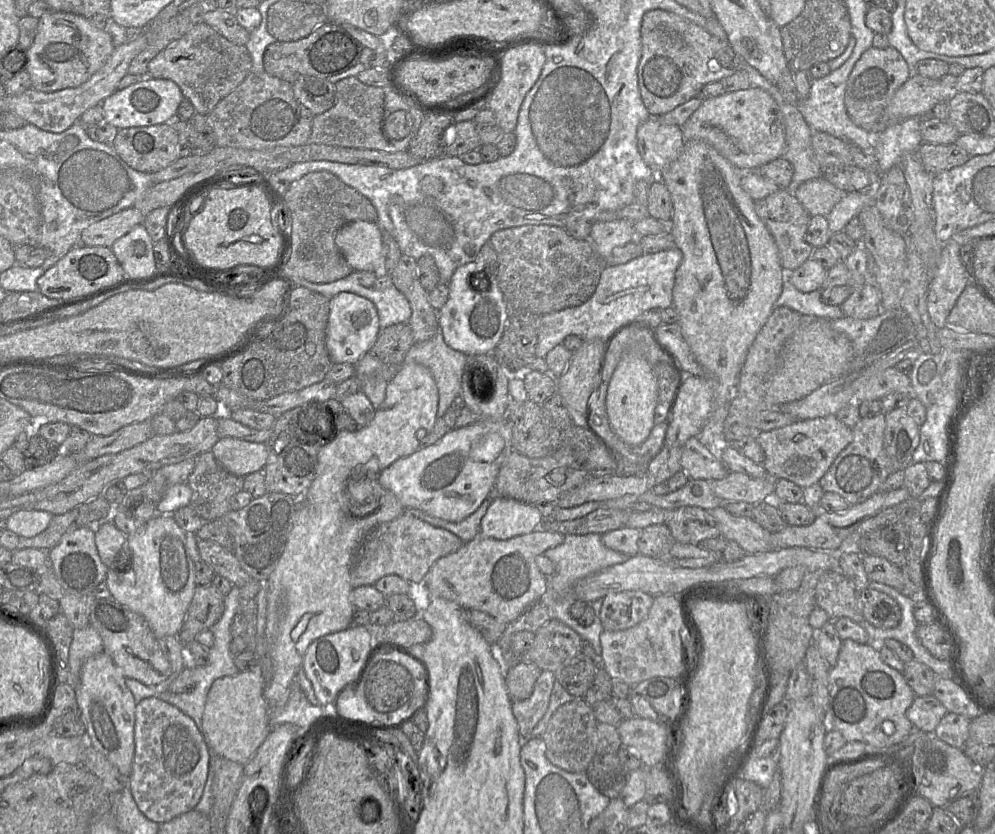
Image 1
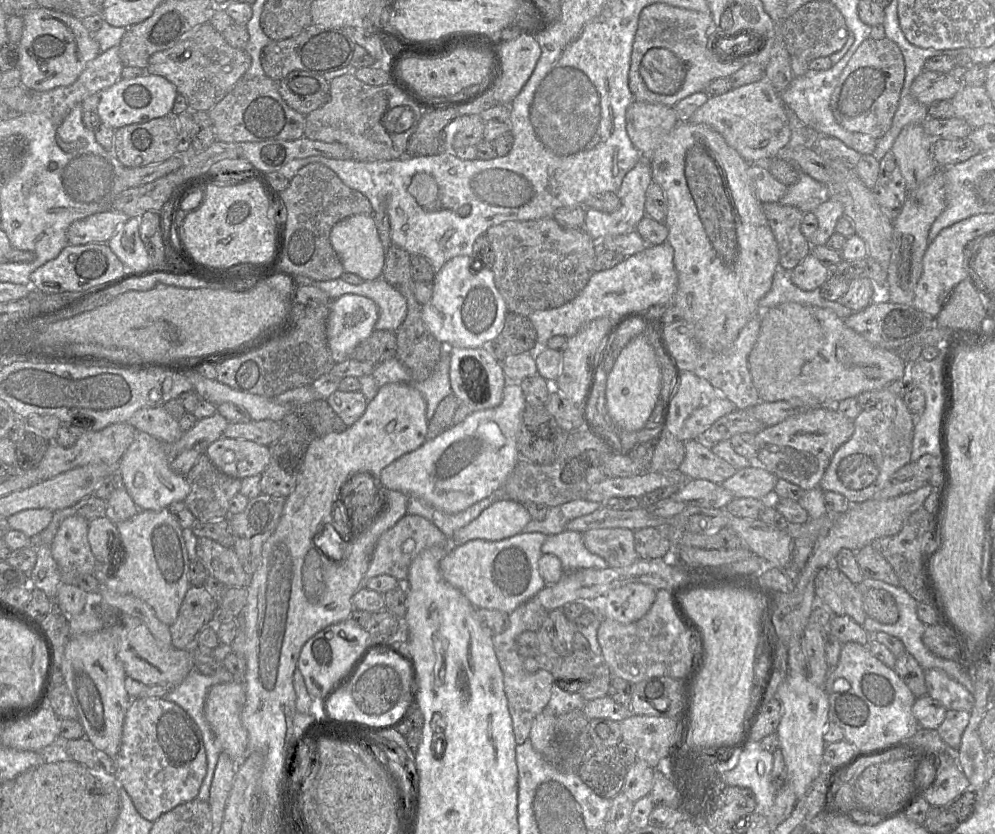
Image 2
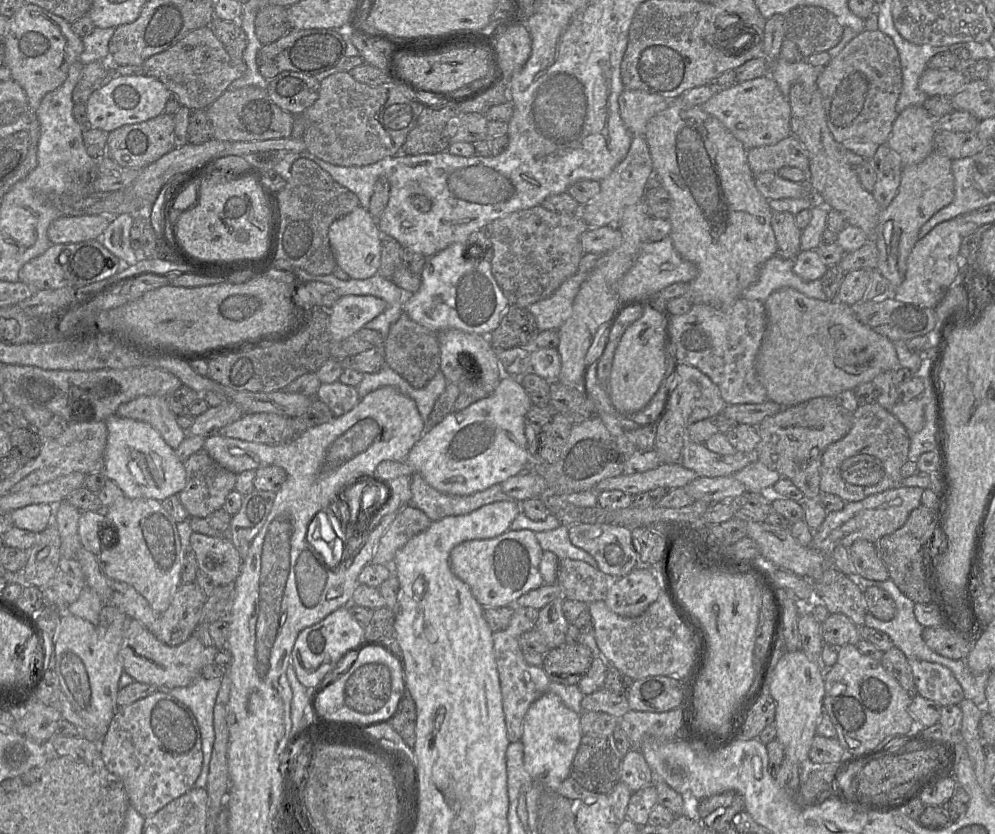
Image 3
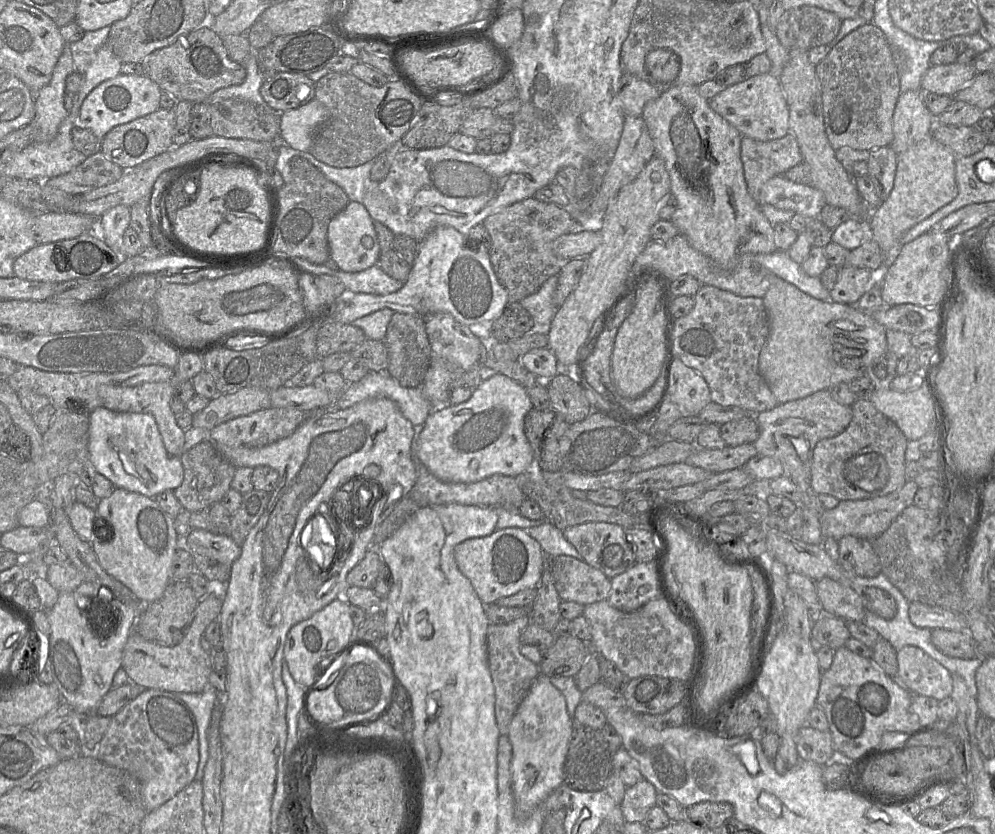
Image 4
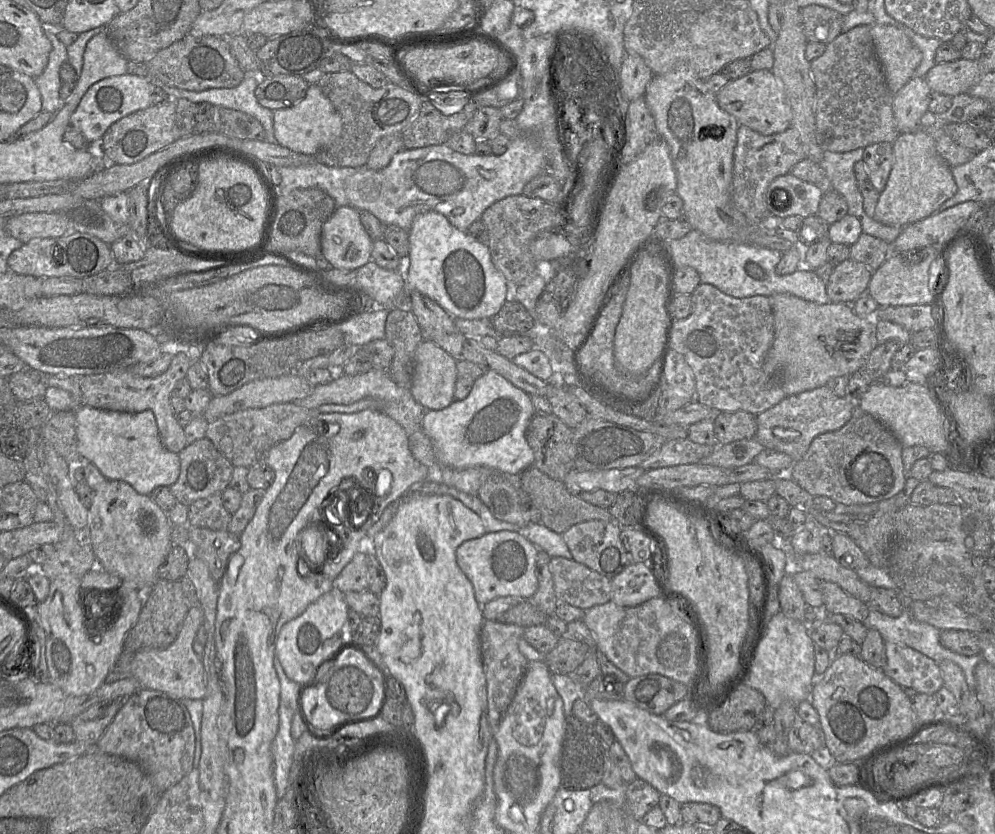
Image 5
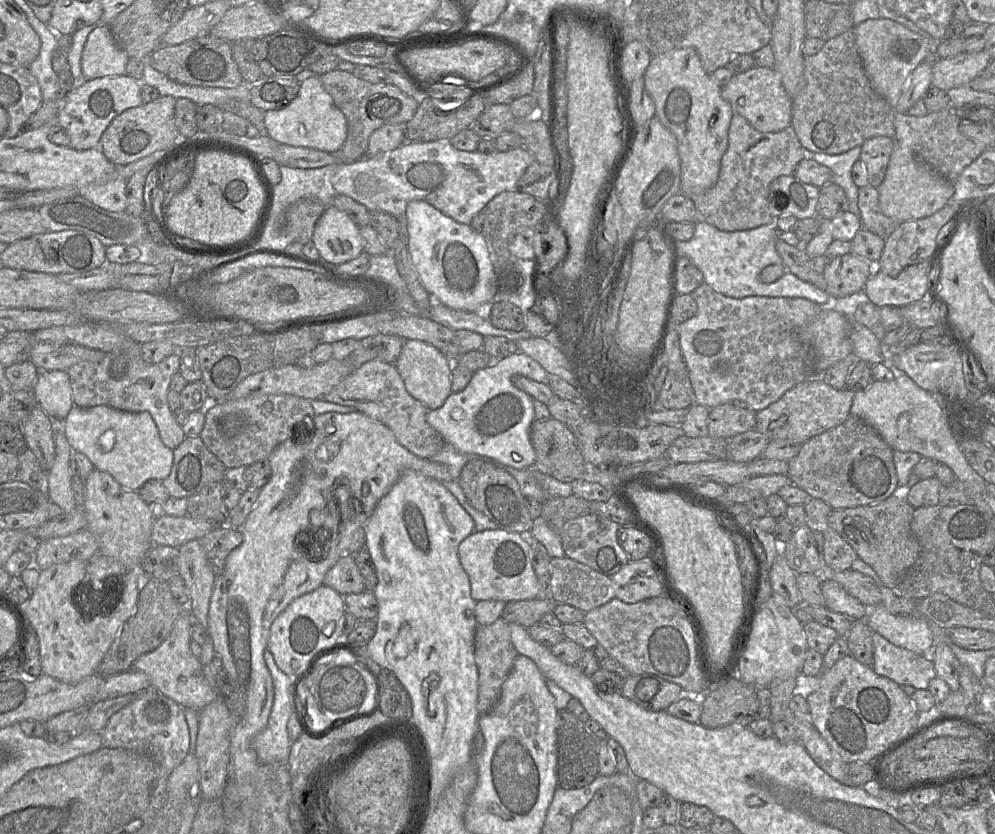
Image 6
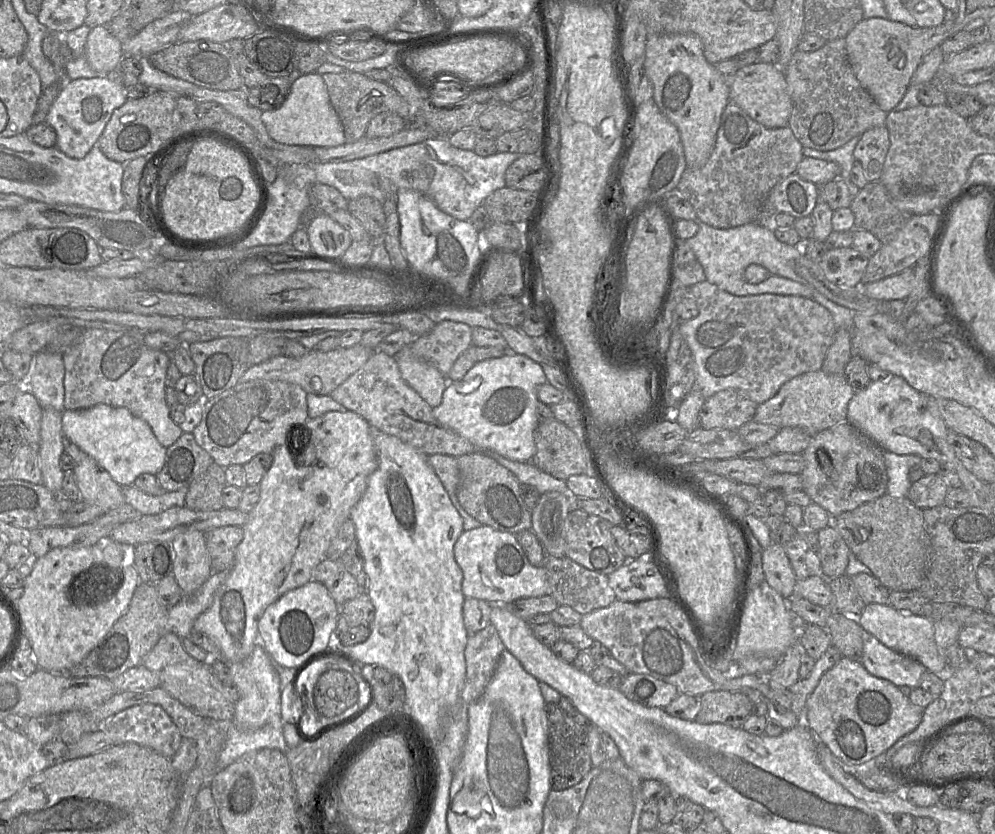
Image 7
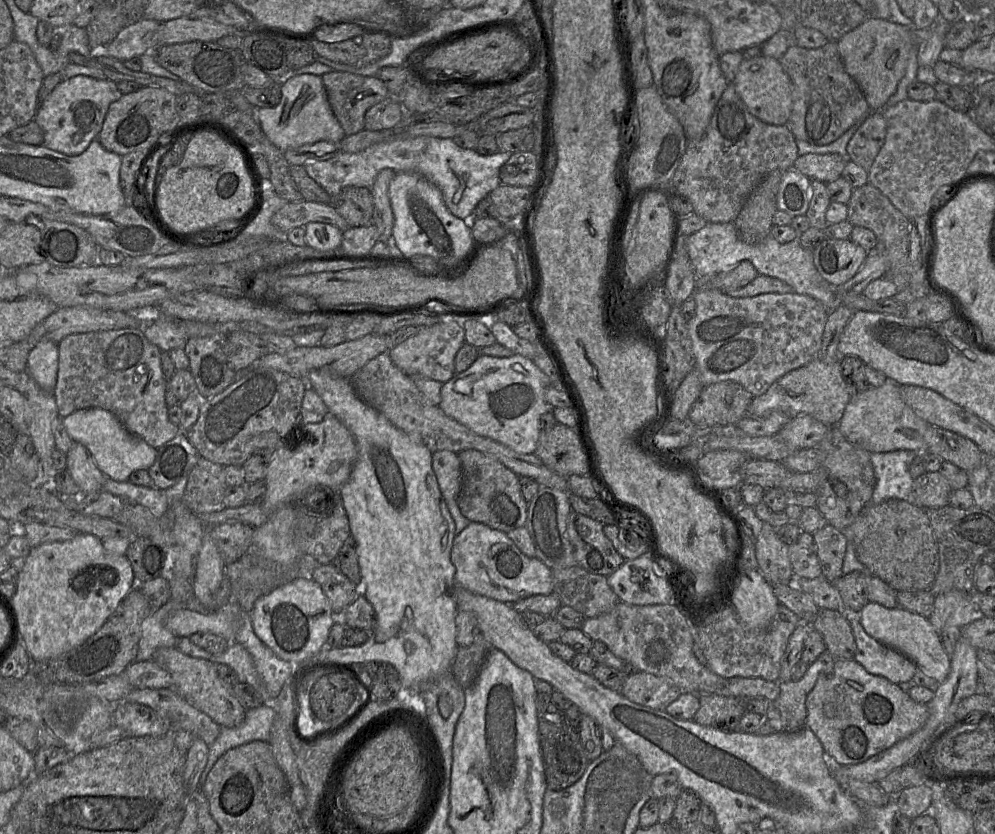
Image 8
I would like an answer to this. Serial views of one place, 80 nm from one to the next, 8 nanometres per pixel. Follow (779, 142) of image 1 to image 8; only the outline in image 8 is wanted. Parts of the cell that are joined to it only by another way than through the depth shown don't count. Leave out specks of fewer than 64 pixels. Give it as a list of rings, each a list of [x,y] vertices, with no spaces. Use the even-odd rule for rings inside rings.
[[[764,55],[744,59],[732,84],[753,116],[771,125],[787,124],[792,111],[792,84],[780,60]]]

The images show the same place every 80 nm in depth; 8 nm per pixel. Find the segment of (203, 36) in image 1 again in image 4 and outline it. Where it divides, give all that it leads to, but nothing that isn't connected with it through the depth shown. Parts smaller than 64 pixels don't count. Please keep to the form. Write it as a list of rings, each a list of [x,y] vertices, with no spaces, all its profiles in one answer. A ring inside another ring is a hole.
[[[208,25],[180,37],[174,44],[156,50],[143,61],[145,75],[178,101],[192,104],[207,101],[215,91],[241,84],[246,78],[244,65],[231,60],[222,38]]]

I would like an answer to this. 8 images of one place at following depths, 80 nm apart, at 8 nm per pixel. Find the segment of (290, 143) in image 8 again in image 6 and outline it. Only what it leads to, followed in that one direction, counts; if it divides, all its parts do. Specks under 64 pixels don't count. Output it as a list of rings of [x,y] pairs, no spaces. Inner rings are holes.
[[[320,75],[302,81],[298,95],[287,106],[279,110],[266,111],[264,123],[268,136],[278,143],[328,153],[338,151],[347,137],[346,118],[324,88]]]

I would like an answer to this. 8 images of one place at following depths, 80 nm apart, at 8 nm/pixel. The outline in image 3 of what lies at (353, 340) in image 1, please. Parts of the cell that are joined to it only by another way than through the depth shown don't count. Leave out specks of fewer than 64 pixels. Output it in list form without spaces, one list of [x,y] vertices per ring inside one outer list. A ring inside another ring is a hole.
[[[370,295],[340,297],[329,310],[331,341],[341,341],[364,328],[366,323],[382,314],[388,304]]]

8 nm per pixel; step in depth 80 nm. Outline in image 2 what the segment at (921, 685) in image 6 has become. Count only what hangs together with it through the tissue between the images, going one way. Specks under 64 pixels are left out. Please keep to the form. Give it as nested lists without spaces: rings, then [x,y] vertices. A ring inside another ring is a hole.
[[[939,668],[925,670],[927,694],[947,710],[968,711],[974,707],[974,696],[962,684]]]

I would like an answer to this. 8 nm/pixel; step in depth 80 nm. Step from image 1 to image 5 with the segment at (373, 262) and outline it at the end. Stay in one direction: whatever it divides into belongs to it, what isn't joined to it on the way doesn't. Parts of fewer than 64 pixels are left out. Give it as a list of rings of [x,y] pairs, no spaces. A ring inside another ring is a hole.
[[[338,207],[323,224],[321,255],[333,268],[357,270],[371,260],[373,240],[354,207]]]

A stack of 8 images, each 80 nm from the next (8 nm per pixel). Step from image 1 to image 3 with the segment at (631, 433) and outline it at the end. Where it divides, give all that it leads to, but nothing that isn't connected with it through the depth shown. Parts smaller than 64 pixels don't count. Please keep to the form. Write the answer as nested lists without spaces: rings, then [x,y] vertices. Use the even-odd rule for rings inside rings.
[[[647,305],[643,307],[642,315],[631,324],[623,333],[615,350],[612,368],[609,378],[609,394],[613,406],[621,414],[633,414],[643,411],[645,417],[654,407],[657,393],[666,370],[666,362],[663,355],[663,320],[660,312]]]

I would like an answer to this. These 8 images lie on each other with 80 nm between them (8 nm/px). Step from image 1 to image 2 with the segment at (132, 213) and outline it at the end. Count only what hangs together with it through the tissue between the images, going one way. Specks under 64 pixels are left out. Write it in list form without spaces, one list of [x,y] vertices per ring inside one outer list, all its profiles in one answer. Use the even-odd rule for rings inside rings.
[[[108,210],[73,222],[67,230],[71,245],[107,243],[129,217],[115,210]]]

